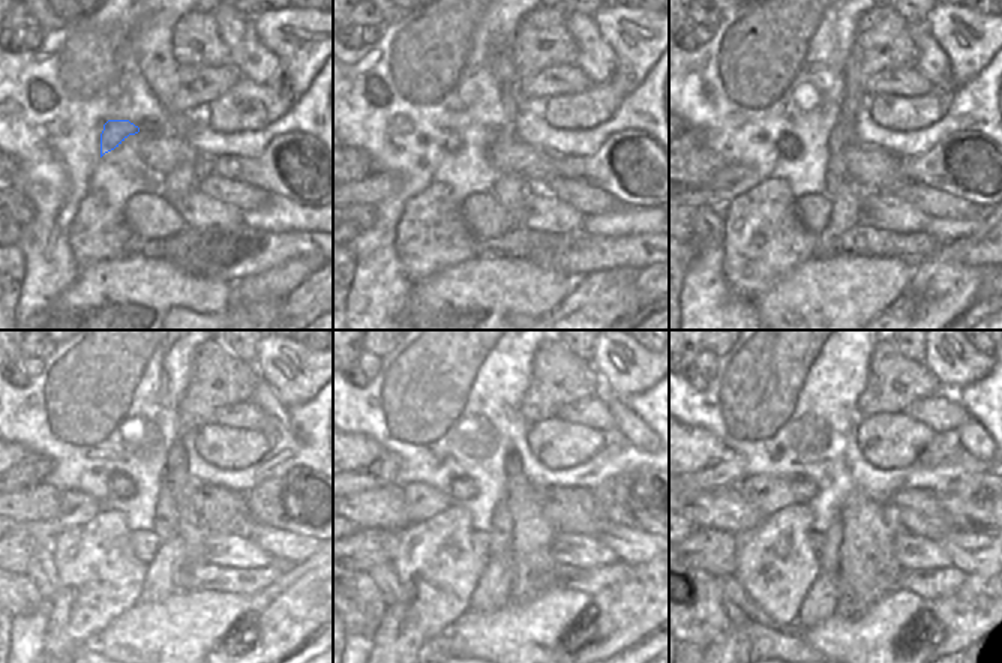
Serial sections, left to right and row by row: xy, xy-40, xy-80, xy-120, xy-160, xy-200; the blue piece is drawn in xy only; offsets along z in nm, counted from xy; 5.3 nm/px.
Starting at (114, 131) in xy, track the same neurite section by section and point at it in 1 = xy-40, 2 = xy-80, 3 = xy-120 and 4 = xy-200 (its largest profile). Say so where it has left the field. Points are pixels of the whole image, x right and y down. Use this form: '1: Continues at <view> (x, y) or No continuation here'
1: Continues at xy-40 (453, 143)
2: Continues at xy-80 (789, 146)
3: Continues at xy-120 (120, 485)
4: Continues at xy-200 (804, 489)

